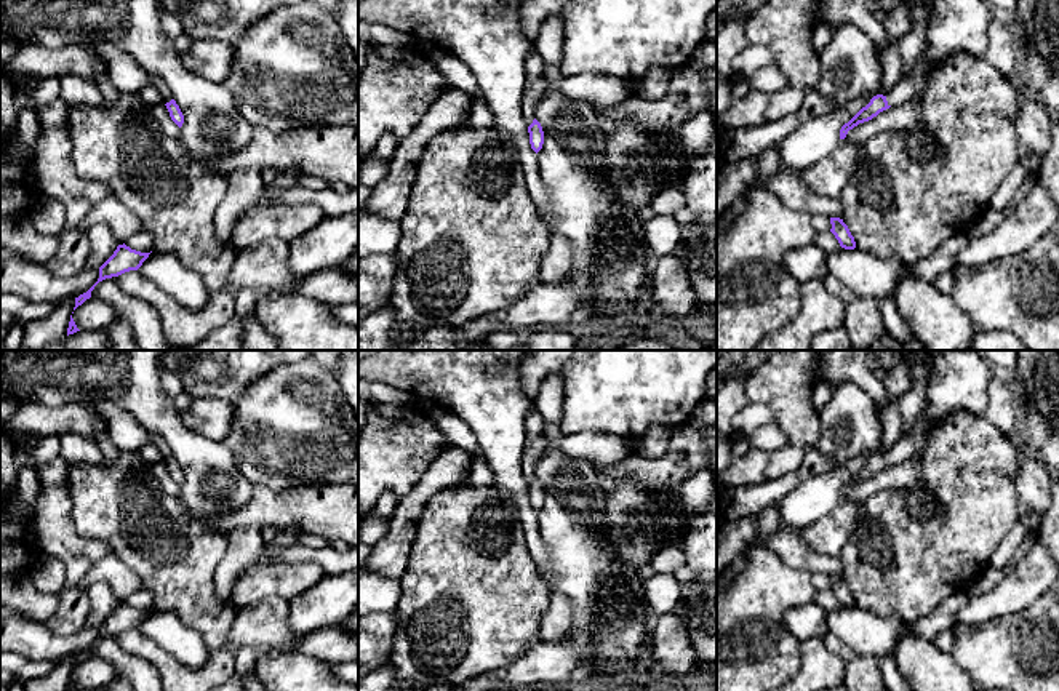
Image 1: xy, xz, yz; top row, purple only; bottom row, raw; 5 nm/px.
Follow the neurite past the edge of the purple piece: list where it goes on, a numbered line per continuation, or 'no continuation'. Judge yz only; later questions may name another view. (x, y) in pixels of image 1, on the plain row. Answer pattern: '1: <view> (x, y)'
1: yz (959, 379)

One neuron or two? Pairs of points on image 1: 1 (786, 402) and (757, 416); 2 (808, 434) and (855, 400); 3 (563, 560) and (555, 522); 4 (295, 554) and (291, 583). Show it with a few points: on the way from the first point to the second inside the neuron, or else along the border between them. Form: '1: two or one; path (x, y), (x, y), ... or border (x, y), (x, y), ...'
1: two; border (746, 402), (762, 402), (775, 421)
2: two; border (819, 411), (819, 437), (815, 447)
3: one; path (563, 551), (563, 531)
4: two; border (274, 562), (315, 562), (327, 573)

